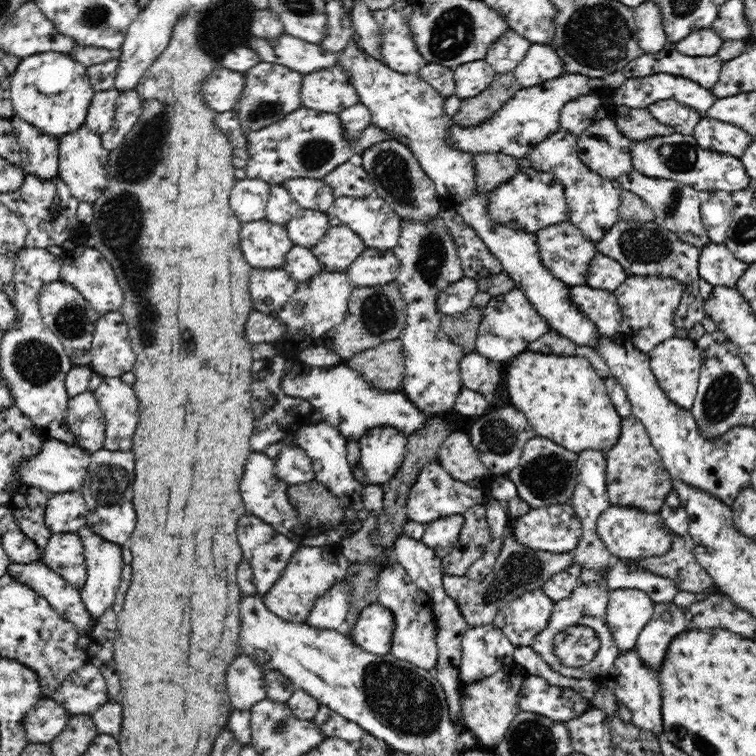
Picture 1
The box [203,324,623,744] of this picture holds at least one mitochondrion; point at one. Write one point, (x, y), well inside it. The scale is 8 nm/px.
(404, 699)

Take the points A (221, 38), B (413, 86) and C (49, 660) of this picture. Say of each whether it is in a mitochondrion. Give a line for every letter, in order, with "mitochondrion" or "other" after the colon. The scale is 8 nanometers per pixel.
A: other
B: other
C: mitochondrion

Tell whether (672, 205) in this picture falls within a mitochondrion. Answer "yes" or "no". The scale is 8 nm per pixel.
yes

